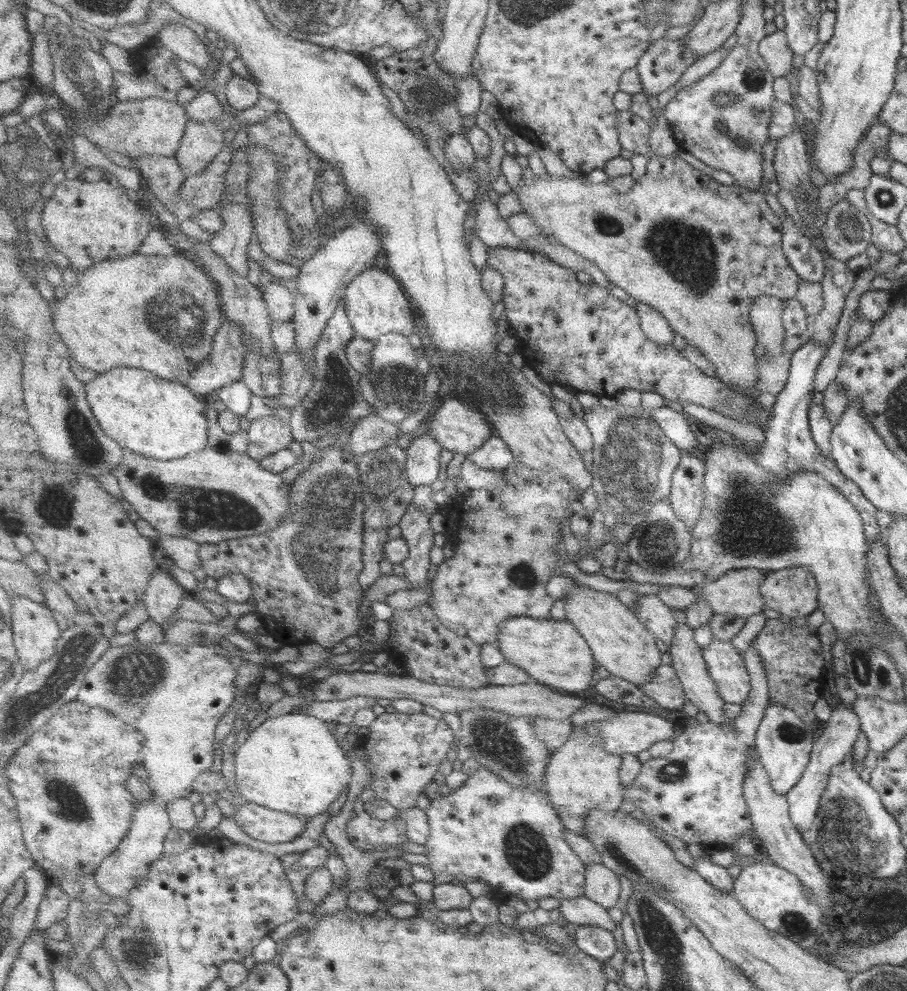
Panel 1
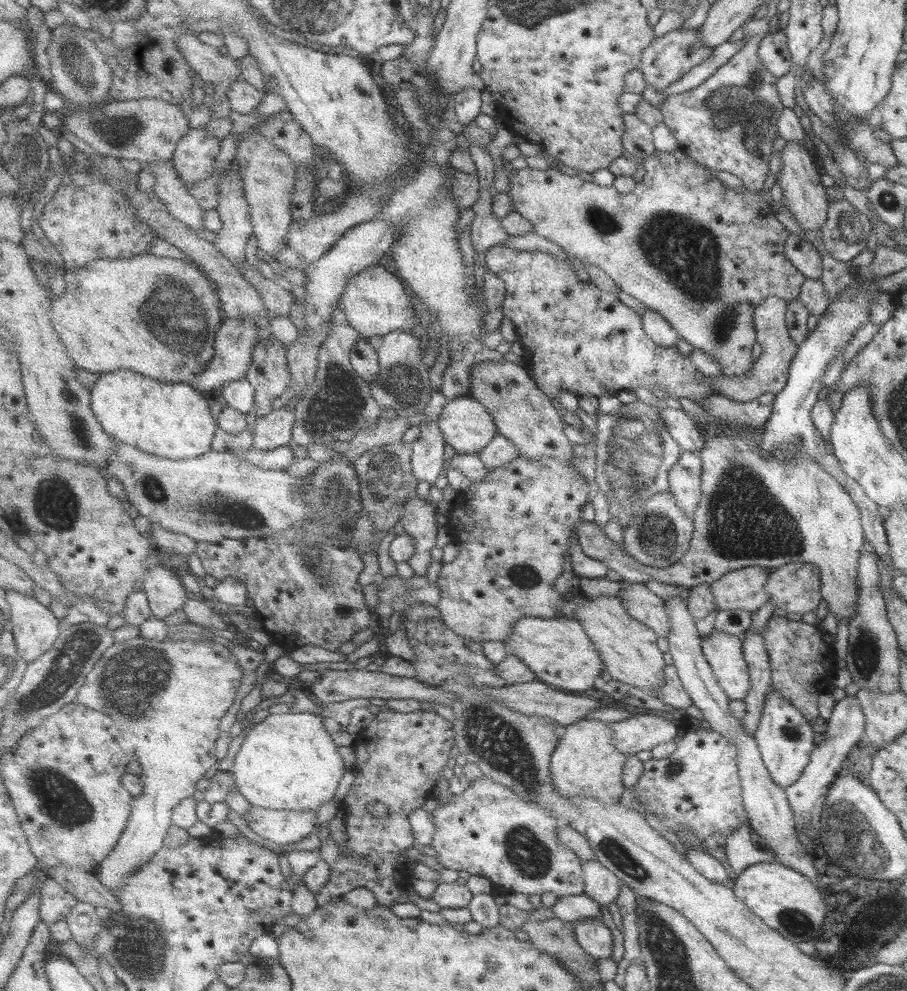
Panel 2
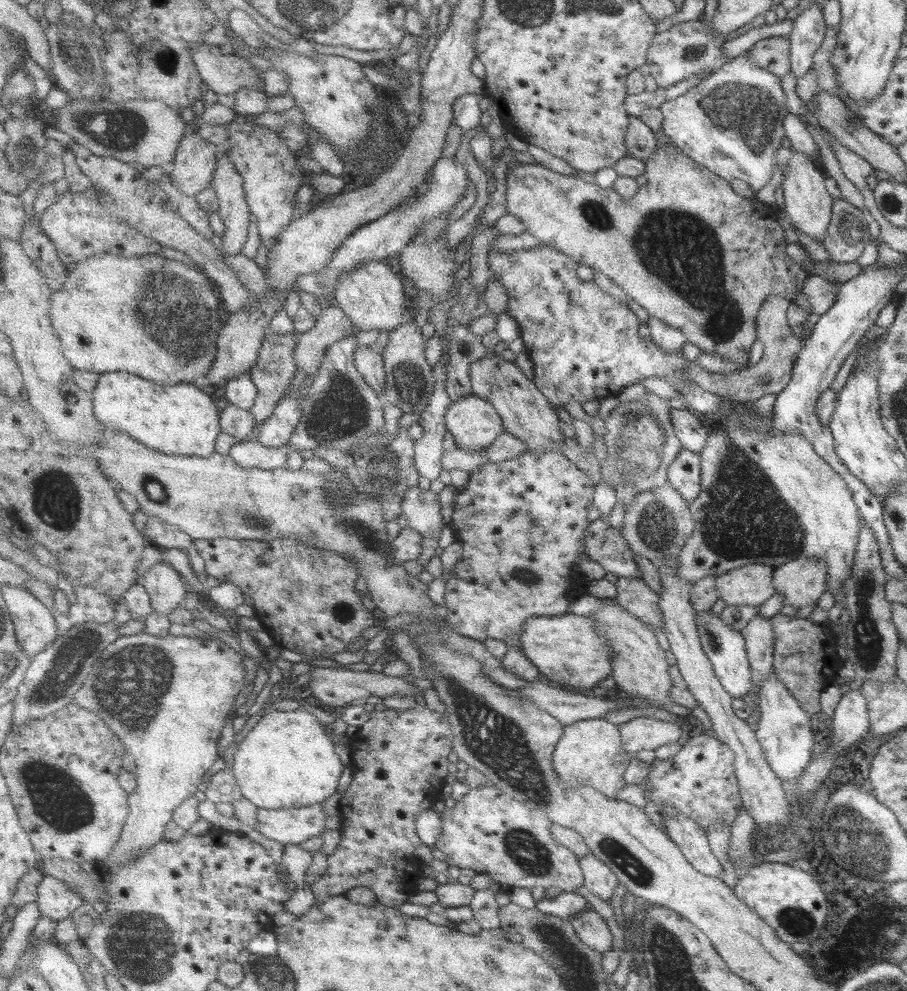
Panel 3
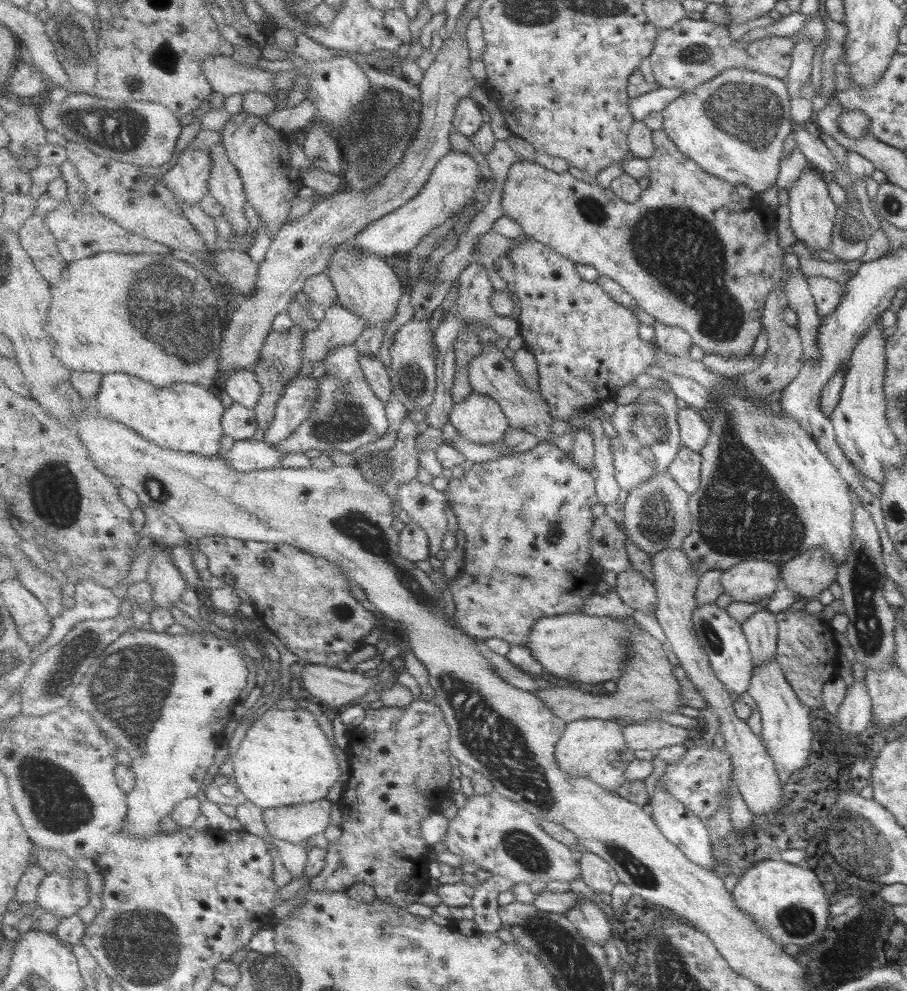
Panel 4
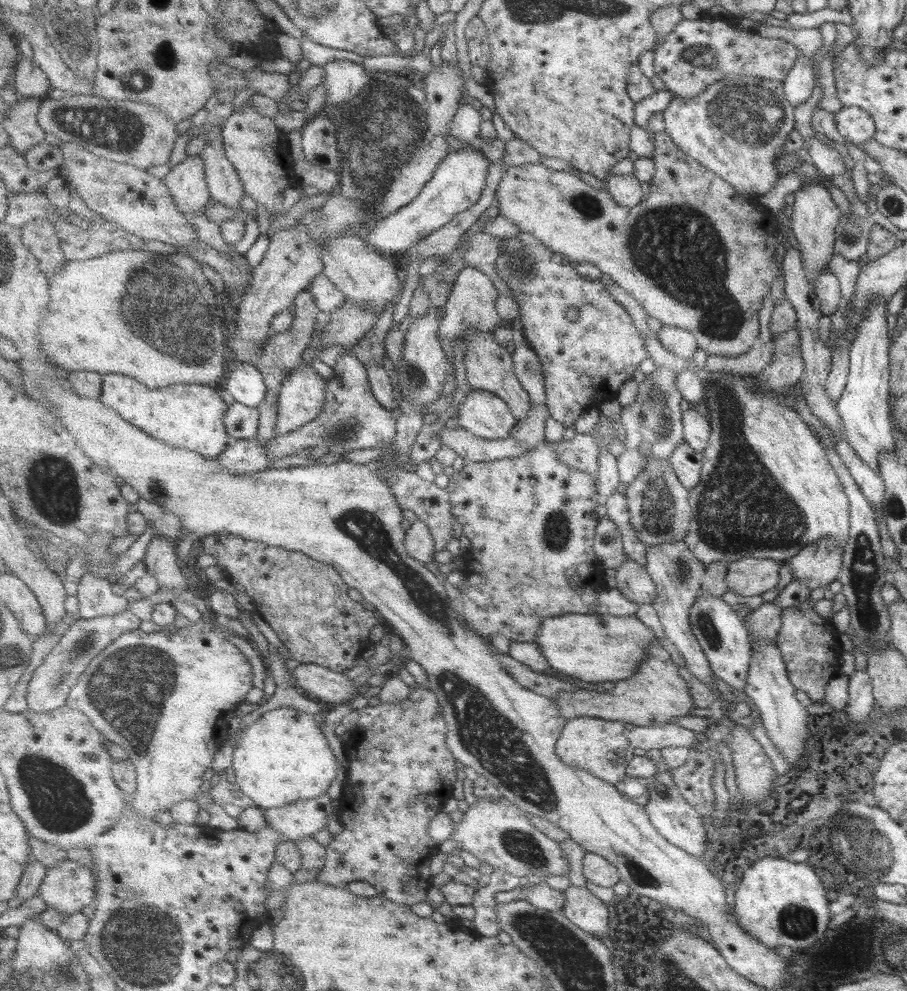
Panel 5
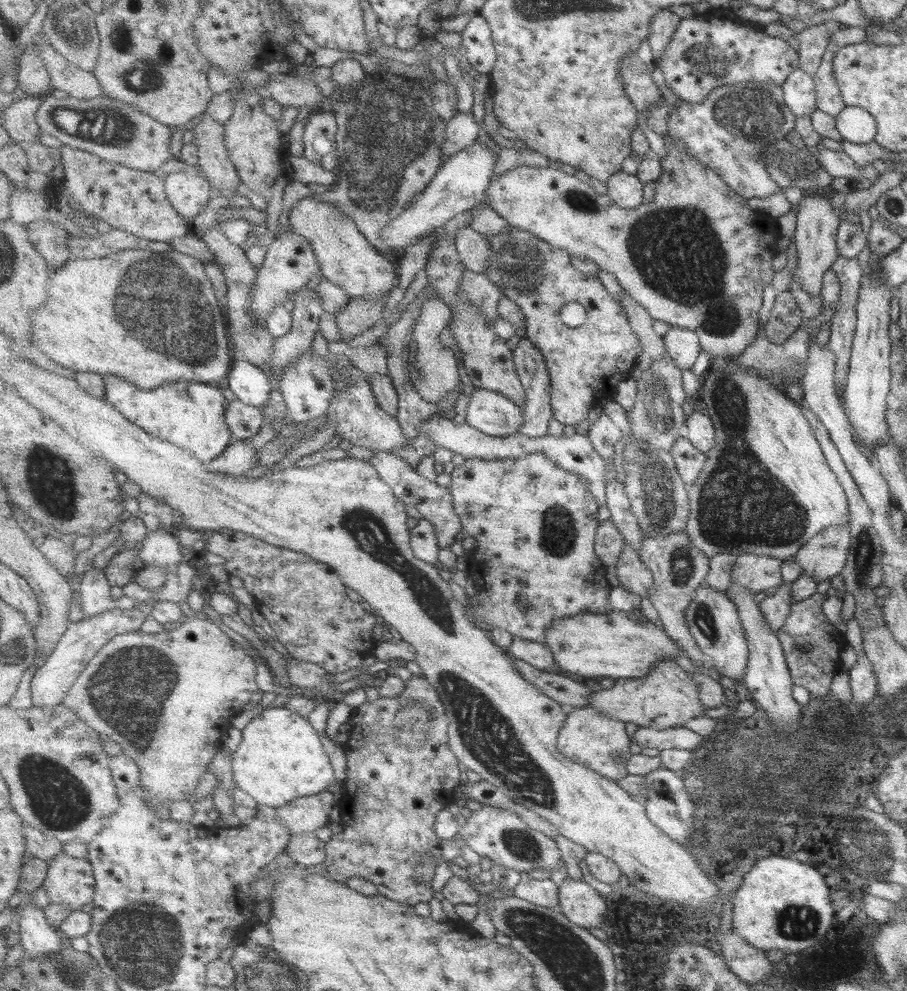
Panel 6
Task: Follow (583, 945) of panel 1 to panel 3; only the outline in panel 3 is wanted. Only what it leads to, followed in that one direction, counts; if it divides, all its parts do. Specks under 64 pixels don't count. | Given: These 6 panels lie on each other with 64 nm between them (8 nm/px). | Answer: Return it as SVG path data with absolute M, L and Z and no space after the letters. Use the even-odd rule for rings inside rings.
M586 910L582 914L571 919L575 923L580 938L592 946L594 950L598 950L600 954L606 954L612 950L614 946L614 934L610 930L610 925L602 914L596 910Z

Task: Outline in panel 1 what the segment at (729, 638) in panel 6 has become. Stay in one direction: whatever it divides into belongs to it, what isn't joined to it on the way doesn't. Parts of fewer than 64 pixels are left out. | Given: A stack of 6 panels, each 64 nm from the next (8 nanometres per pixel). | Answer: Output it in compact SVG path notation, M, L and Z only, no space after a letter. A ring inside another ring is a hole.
M712 640L702 654L724 702L744 704L750 696L751 677L735 644L731 640Z

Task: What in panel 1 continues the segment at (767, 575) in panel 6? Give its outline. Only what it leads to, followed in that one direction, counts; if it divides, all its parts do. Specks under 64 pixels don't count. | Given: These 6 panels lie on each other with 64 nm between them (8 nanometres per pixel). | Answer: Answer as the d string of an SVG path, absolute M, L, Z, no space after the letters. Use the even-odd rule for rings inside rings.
M760 569L732 570L715 582L696 586L694 593L712 606L715 614L734 614L748 619L766 608L759 594L765 576Z

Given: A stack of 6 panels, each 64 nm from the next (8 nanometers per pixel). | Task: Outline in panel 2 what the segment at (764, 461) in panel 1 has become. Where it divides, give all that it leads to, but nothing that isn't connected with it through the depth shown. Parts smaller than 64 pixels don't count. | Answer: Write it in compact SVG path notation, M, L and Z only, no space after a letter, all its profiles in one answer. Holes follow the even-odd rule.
M876 274L862 275L863 282L858 277L856 284L852 284L848 290L844 290L840 294L840 298L836 302L829 304L827 310L820 318L820 322L816 326L814 332L804 340L801 345L798 345L798 350L792 359L789 368L789 377L786 386L775 397L773 402L773 410L770 417L765 422L765 426L759 434L760 448L764 450L764 458L774 458L778 448L788 448L788 446L802 446L804 454L808 454L824 472L828 472L854 501L854 504L859 508L861 515L861 524L865 533L865 540L872 546L872 549L878 555L878 559L891 566L889 560L889 547L887 544L887 533L883 526L883 510L870 500L864 489L856 480L850 478L840 466L838 458L834 456L834 450L830 442L824 440L824 436L818 434L814 420L812 420L812 409L814 403L824 394L824 375L828 370L828 365L831 365L837 355L844 354L846 345L860 327L869 324L870 310L868 305L870 301L876 299L878 293L882 290L877 281L881 278L876 277Z

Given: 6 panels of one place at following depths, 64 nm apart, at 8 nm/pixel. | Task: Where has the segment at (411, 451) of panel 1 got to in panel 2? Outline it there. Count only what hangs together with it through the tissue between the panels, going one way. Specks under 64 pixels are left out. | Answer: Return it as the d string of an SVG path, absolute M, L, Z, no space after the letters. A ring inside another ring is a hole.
M436 388L430 406L424 412L426 420L420 424L421 435L413 443L413 466L420 482L436 484L448 468L446 465L446 438L440 428L440 417L449 399Z

